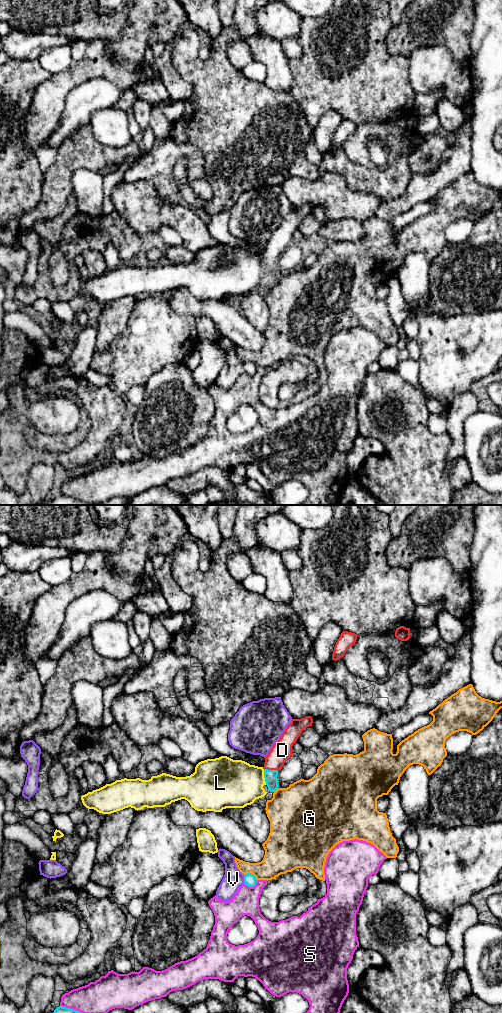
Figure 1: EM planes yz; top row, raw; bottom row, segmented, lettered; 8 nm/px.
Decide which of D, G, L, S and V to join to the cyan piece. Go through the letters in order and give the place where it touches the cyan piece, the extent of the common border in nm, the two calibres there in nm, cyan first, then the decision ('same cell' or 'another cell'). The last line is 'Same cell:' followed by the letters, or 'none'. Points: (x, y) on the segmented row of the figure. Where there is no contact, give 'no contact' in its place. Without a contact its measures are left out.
D: meets cyan in yz at (271, 770); contact 110 nm long; 100 nm thick on the cyan side, 160 nm on the other; same cell
G: meets cyan in yz at (250, 873); contact 120 nm long; 100 nm thick on the cyan side, 220 nm on the other; another cell
L: meets cyan in yz at (264, 777); contact 130 nm long; 100 nm thick on the cyan side, 380 nm on the other; another cell
S: meets cyan in yz at (251, 886); contact 120 nm long; 100 nm thick on the cyan side, 200 nm on the other; another cell
V: meets cyan in yz at (244, 879); contact 70 nm long; 100 nm thick on the cyan side, 160 nm on the other; another cell
Same cell: D

